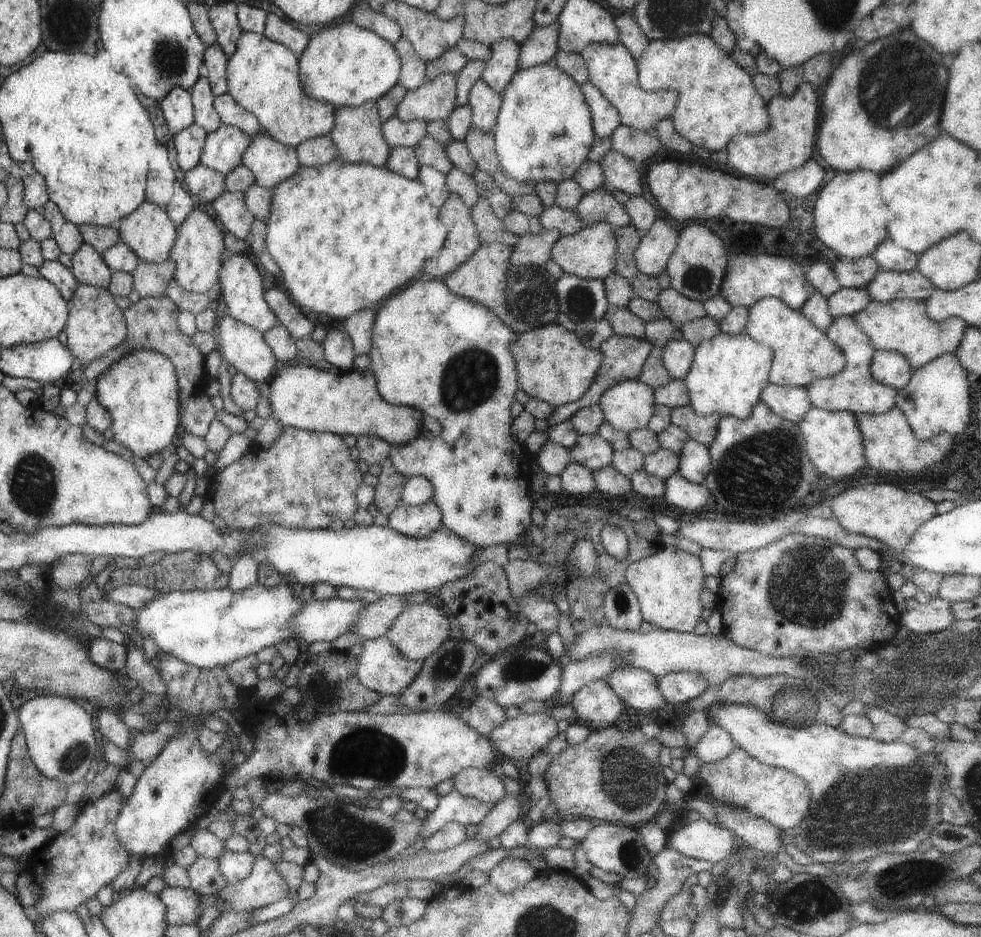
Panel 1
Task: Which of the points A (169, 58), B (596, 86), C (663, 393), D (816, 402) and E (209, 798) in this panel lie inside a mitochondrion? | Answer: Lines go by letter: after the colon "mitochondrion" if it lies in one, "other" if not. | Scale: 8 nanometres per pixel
A: mitochondrion
B: other
C: other
D: other
E: other

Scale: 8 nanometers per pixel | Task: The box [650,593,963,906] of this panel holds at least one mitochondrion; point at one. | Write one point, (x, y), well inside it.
(863, 809)

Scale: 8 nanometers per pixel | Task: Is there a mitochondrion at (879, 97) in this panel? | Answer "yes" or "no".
yes

